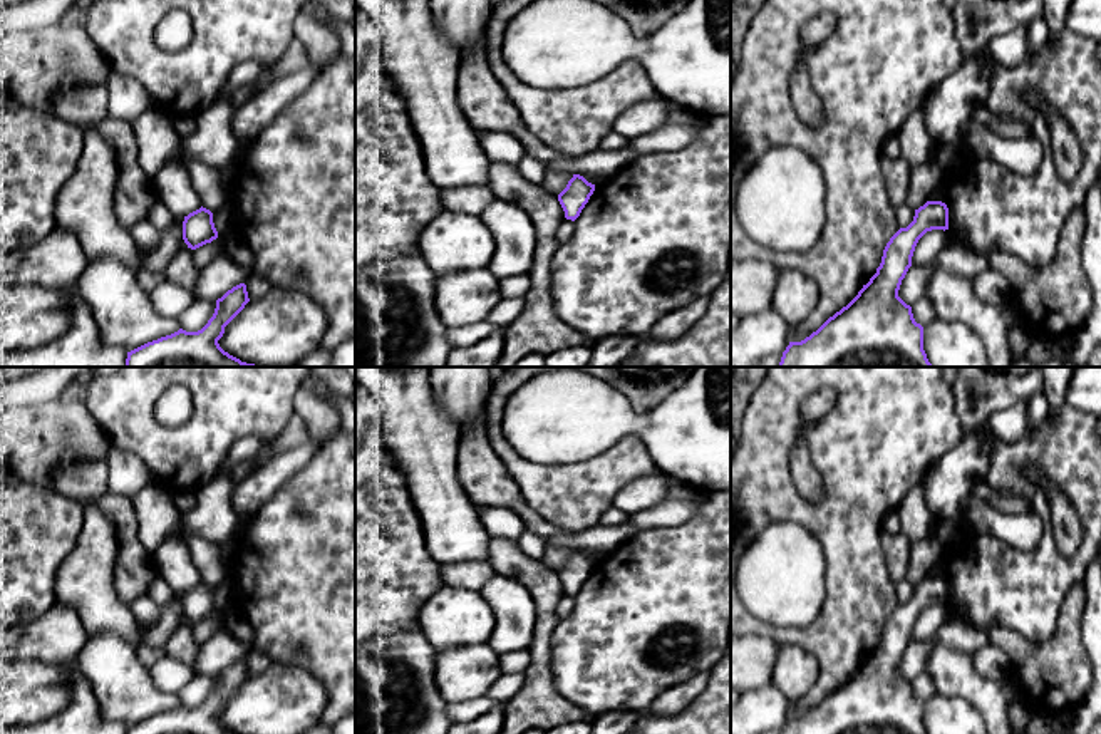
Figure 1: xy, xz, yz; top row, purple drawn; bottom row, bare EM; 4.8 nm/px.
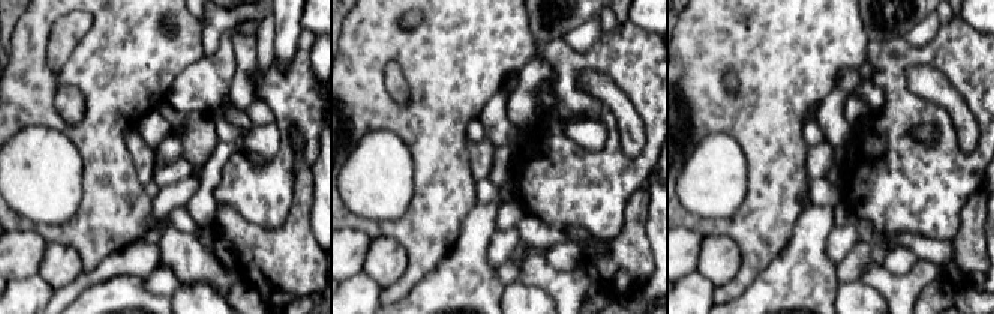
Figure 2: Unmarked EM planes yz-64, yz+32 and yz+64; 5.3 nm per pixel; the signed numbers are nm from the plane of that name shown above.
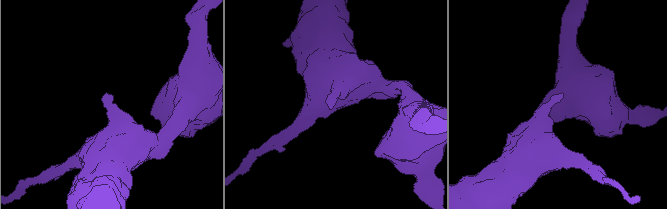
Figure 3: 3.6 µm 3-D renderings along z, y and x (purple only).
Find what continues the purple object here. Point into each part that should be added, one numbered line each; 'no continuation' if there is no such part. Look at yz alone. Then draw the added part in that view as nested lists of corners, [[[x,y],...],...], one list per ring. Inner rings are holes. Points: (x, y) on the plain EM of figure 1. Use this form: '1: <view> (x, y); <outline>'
no continuation

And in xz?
no continuation

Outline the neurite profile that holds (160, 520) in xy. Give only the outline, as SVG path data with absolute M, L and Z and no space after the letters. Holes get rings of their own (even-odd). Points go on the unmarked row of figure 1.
M151 483L131 499L139 519L139 540L151 553L169 538L183 538L203 583L215 588L228 582L220 545L188 535L181 528L181 511L169 491Z

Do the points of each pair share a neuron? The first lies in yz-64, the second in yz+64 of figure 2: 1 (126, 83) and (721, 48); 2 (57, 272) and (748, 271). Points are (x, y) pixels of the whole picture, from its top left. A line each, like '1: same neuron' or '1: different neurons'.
1: same neuron
2: different neurons

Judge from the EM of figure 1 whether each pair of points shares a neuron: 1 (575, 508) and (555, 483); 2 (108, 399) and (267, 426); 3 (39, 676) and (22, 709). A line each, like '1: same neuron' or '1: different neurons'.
1: same neuron
2: same neuron
3: same neuron

